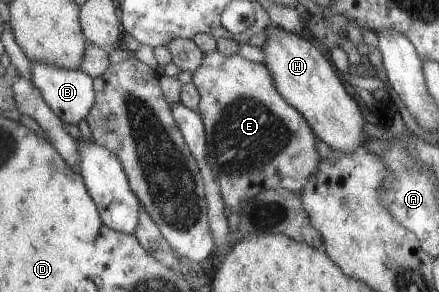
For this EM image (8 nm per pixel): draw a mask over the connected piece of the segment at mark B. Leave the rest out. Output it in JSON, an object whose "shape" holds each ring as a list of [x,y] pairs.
{"shape":[[[29,60],[29,66],[33,70],[31,81],[41,90],[43,99],[51,106],[51,109],[63,120],[65,124],[77,125],[81,120],[87,121],[89,112],[92,112],[93,104],[96,104],[96,89],[94,79],[80,70],[72,70],[57,66],[57,64],[47,64],[41,60]]]}

